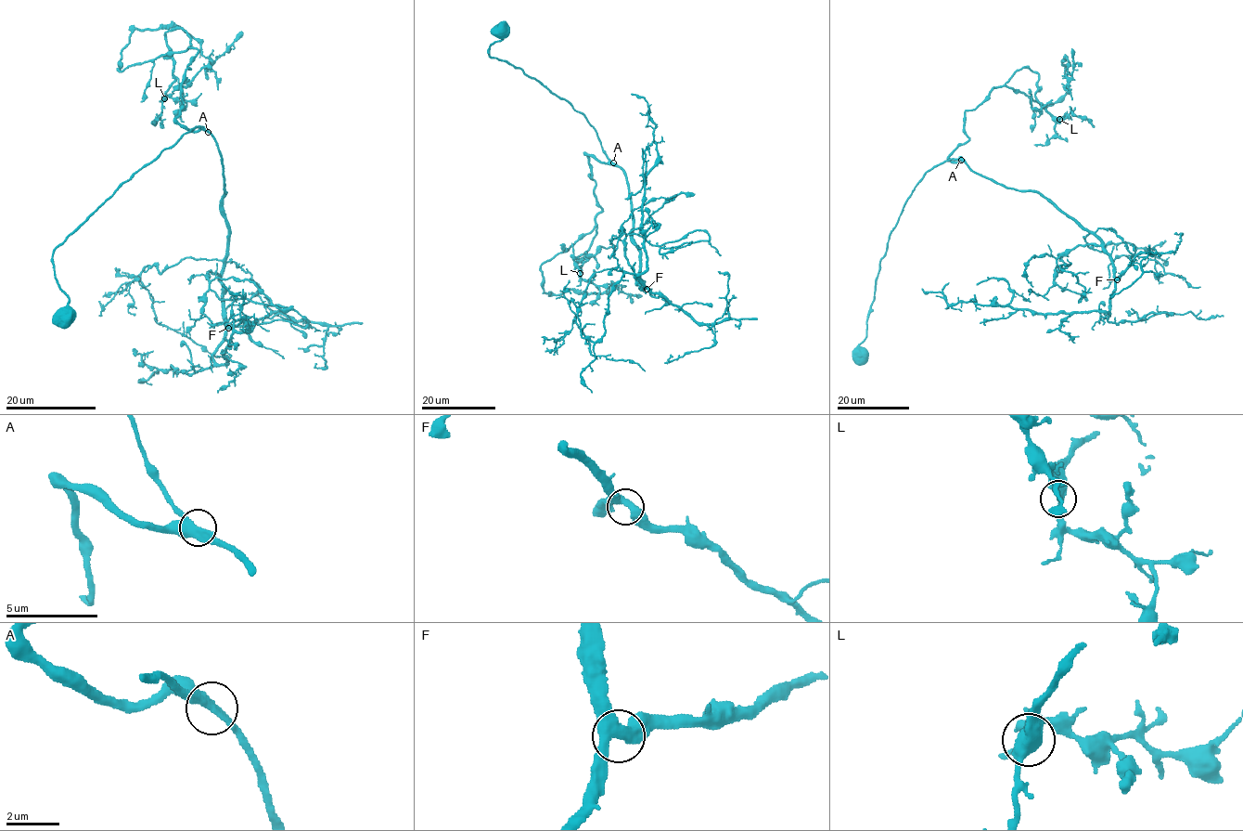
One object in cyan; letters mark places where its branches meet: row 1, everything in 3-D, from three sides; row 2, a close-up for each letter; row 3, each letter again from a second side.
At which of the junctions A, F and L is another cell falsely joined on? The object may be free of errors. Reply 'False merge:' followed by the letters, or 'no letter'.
False merge: no letter

